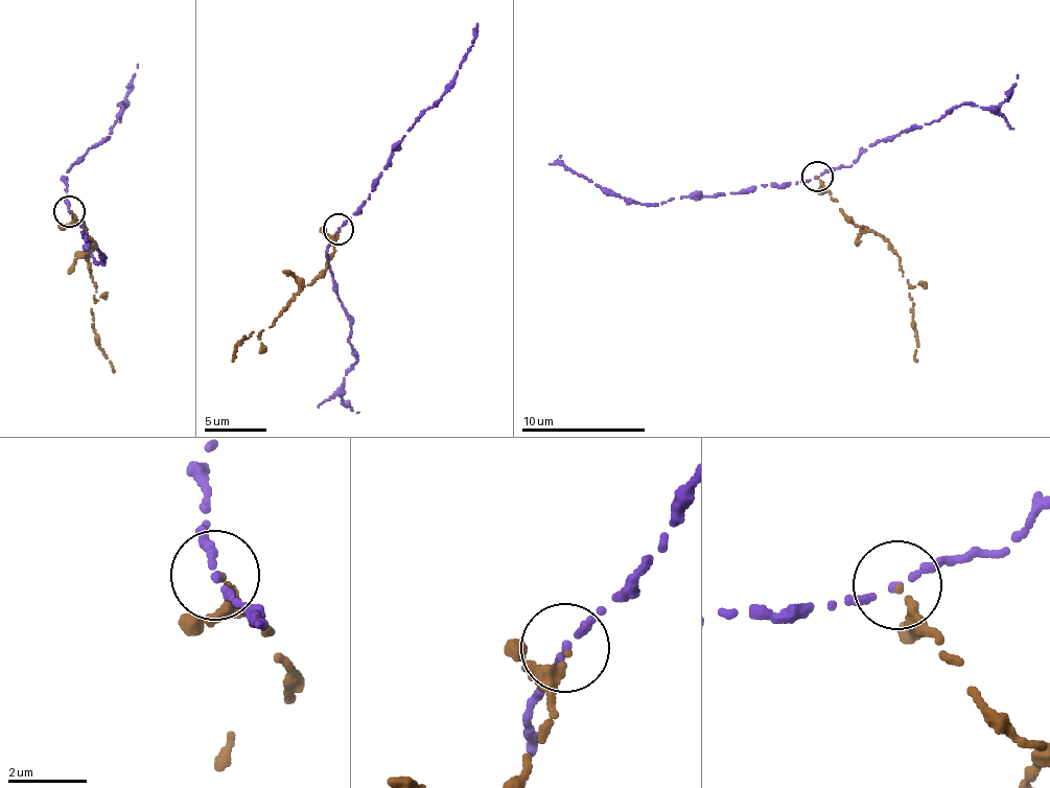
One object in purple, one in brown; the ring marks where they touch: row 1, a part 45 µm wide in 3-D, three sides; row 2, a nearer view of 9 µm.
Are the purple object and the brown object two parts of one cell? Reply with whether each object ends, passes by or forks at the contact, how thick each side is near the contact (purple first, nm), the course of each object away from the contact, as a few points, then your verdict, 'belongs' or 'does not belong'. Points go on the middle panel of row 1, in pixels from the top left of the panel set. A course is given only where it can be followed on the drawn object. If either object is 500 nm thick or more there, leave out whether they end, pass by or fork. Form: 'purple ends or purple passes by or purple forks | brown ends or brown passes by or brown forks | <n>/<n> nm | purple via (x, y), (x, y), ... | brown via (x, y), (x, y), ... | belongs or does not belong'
purple passes by | brown ends | 170/200 nm | purple via (337, 230), (368, 198), (392, 151), (457, 75), (473, 40), (474, 28) | brown via (340, 230), (323, 273), (290, 301), (269, 327), (234, 344), (232, 362) | does not belong

